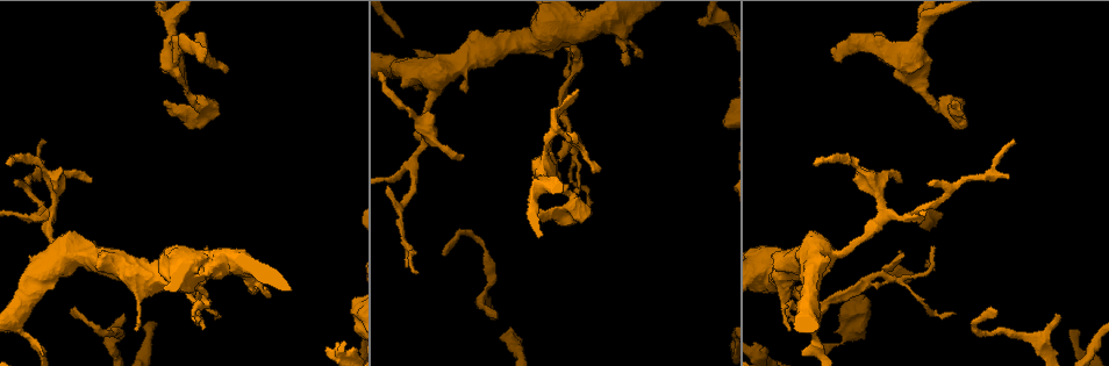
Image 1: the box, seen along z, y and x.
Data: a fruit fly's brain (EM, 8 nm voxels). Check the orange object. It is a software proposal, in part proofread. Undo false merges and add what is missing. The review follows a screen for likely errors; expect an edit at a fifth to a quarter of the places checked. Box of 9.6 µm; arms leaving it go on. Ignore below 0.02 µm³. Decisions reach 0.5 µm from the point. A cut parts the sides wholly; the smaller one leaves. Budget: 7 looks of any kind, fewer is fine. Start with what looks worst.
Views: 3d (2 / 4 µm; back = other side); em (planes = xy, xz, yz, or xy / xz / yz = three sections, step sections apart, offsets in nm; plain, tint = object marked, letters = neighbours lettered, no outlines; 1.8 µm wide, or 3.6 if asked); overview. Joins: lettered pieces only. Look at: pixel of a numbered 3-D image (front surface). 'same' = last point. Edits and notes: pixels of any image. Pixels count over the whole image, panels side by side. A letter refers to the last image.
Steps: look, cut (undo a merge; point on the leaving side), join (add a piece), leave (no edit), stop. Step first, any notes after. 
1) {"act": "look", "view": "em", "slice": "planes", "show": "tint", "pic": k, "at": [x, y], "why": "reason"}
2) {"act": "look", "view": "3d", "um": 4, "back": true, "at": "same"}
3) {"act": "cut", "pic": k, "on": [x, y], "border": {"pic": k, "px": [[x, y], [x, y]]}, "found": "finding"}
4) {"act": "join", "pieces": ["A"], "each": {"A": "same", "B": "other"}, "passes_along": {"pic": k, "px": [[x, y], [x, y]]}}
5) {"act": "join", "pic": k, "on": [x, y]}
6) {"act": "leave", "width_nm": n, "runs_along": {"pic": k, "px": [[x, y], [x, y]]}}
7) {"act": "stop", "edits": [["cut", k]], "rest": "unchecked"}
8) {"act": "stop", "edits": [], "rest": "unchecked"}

{"act": "look", "view": "3d", "um": 4, "pic": 1, "at": [994, 310], "why": "free end"}

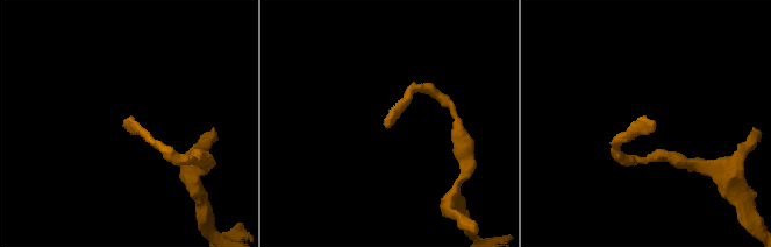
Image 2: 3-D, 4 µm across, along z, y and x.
{"act": "look", "view": "em", "um": 3.6, "slice": "planes", "show": "letters", "pic": 2, "at": [127, 122]}

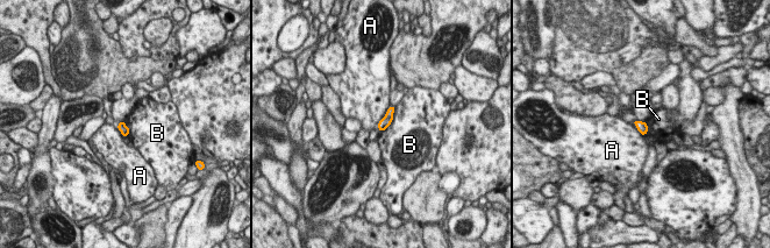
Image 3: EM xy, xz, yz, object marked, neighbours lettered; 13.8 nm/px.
{"act": "leave", "each": {"A": "other", "B": "other"}, "border": {"pic": 3, "px": [[394, 106], [392, 121], [380, 132]]}, "found": "none of them fits"}

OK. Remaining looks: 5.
{"act": "look", "view": "3d", "um": 4, "back": true, "pic": 1, "at": [834, 54], "why": "free end"}

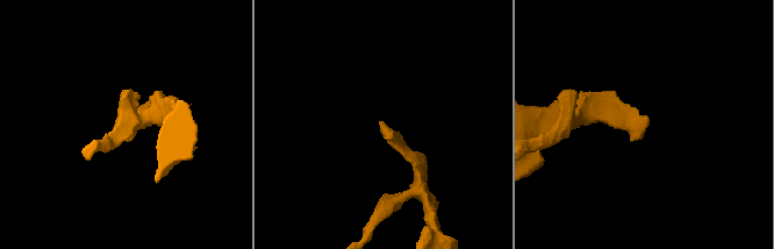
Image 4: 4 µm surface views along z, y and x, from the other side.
{"act": "look", "view": "em", "slice": "planes", "show": "letters", "pic": 4, "at": [643, 129]}

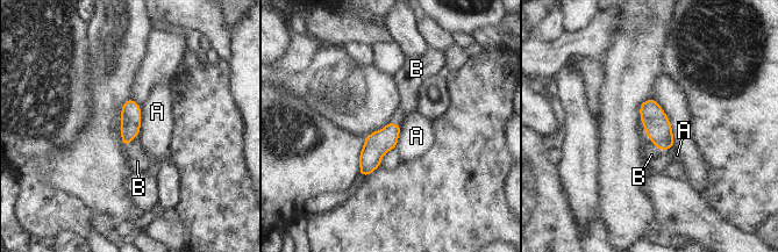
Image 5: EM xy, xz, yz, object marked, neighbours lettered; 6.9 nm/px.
{"act": "join", "pieces": ["B"], "each": {"A": "other", "B": "same"}, "passes_along": {"pic": 5, "px": [[658, 129], [650, 138], [657, 159]]}, "found": "it goes on there"}

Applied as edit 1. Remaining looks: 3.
{"act": "stop", "edits": [["join", 5]], "rest": "unchecked"}

